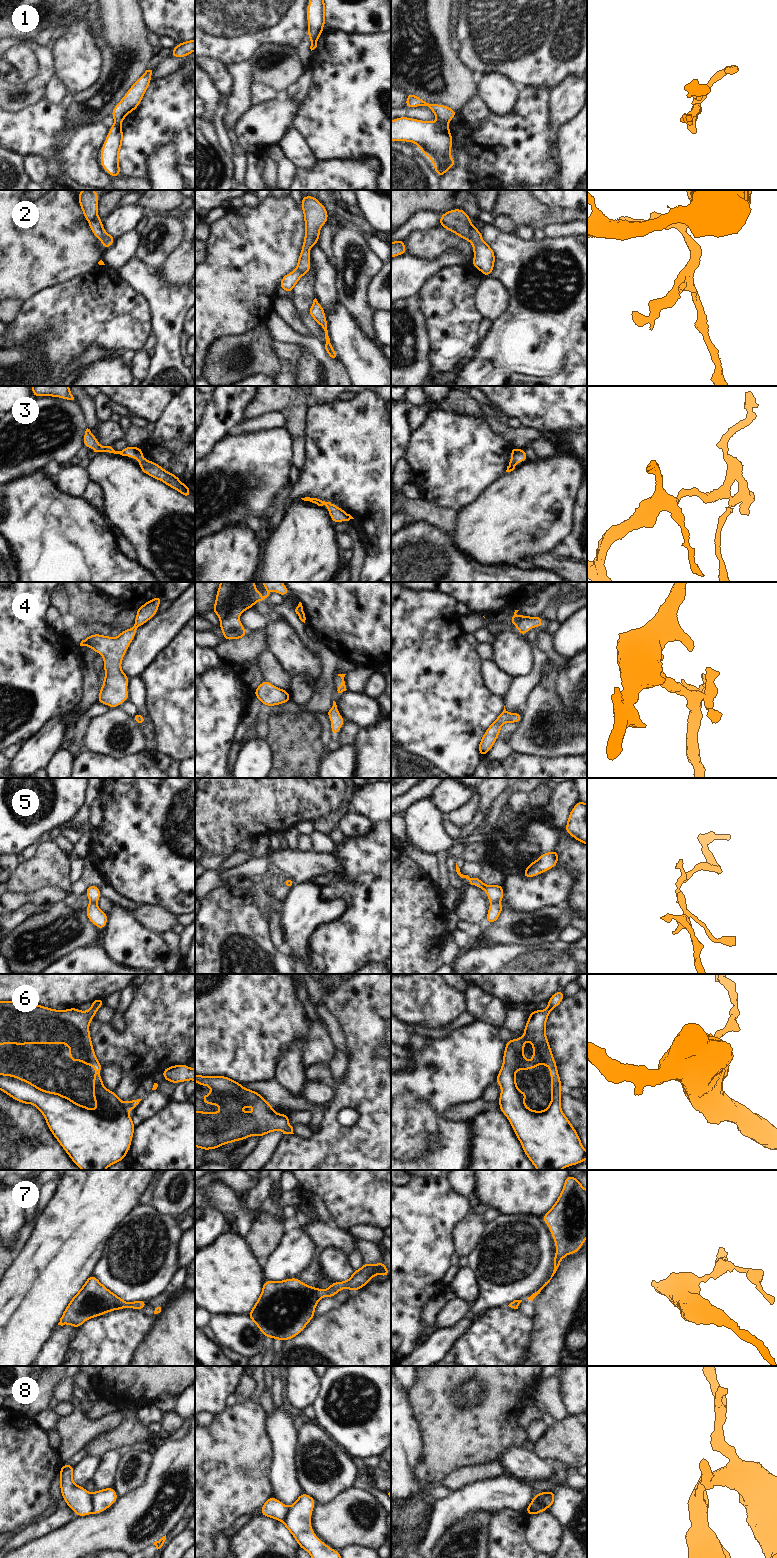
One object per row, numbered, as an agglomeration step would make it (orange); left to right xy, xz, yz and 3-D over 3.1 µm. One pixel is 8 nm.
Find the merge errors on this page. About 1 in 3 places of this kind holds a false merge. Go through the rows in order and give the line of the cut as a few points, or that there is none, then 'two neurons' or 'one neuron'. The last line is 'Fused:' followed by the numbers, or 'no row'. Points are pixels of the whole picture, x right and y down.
1: cut yz (437, 121), (446, 123); two neurons
2: cut yz (472, 225), (473, 247); two neurons
3: cut none; one neuron
4: cut none; one neuron
5: cut yz (498, 900), (494, 900), (491, 903); two neurons
6: cut none; one neuron
7: cut none; one neuron
8: cut xy (92, 1494), (92, 1511), (90, 1513); two neurons
Fused: 1, 2, 5, 8

